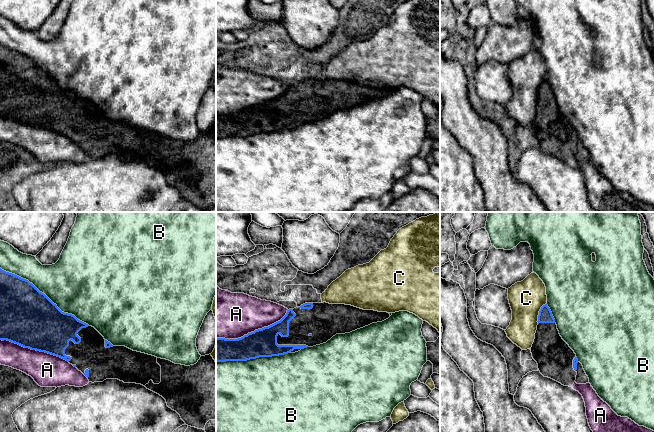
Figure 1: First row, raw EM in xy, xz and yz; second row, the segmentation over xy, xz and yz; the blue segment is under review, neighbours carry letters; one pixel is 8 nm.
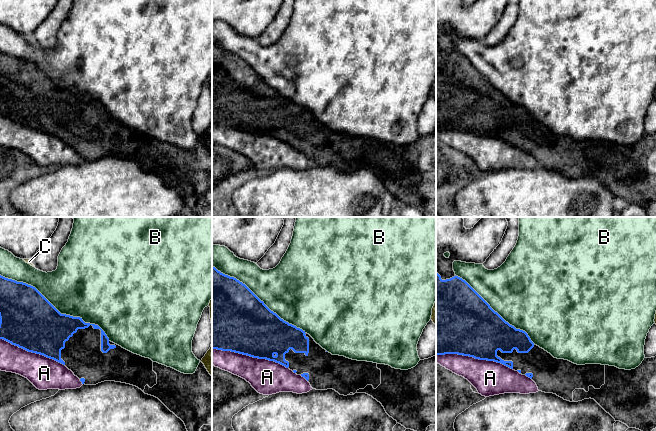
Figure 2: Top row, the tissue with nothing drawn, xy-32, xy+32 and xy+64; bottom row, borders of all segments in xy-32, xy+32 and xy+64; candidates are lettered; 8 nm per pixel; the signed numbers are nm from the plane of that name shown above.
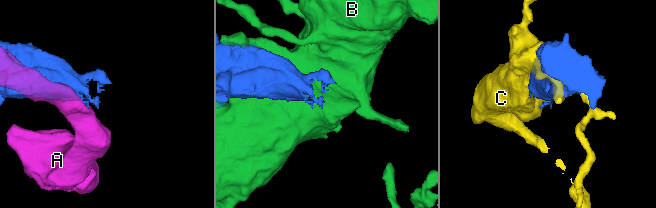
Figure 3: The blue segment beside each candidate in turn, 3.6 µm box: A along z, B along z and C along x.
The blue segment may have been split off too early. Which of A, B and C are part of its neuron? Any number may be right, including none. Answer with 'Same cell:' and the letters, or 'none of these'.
Same cell: none of these

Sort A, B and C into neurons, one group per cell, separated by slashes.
A / B / C

